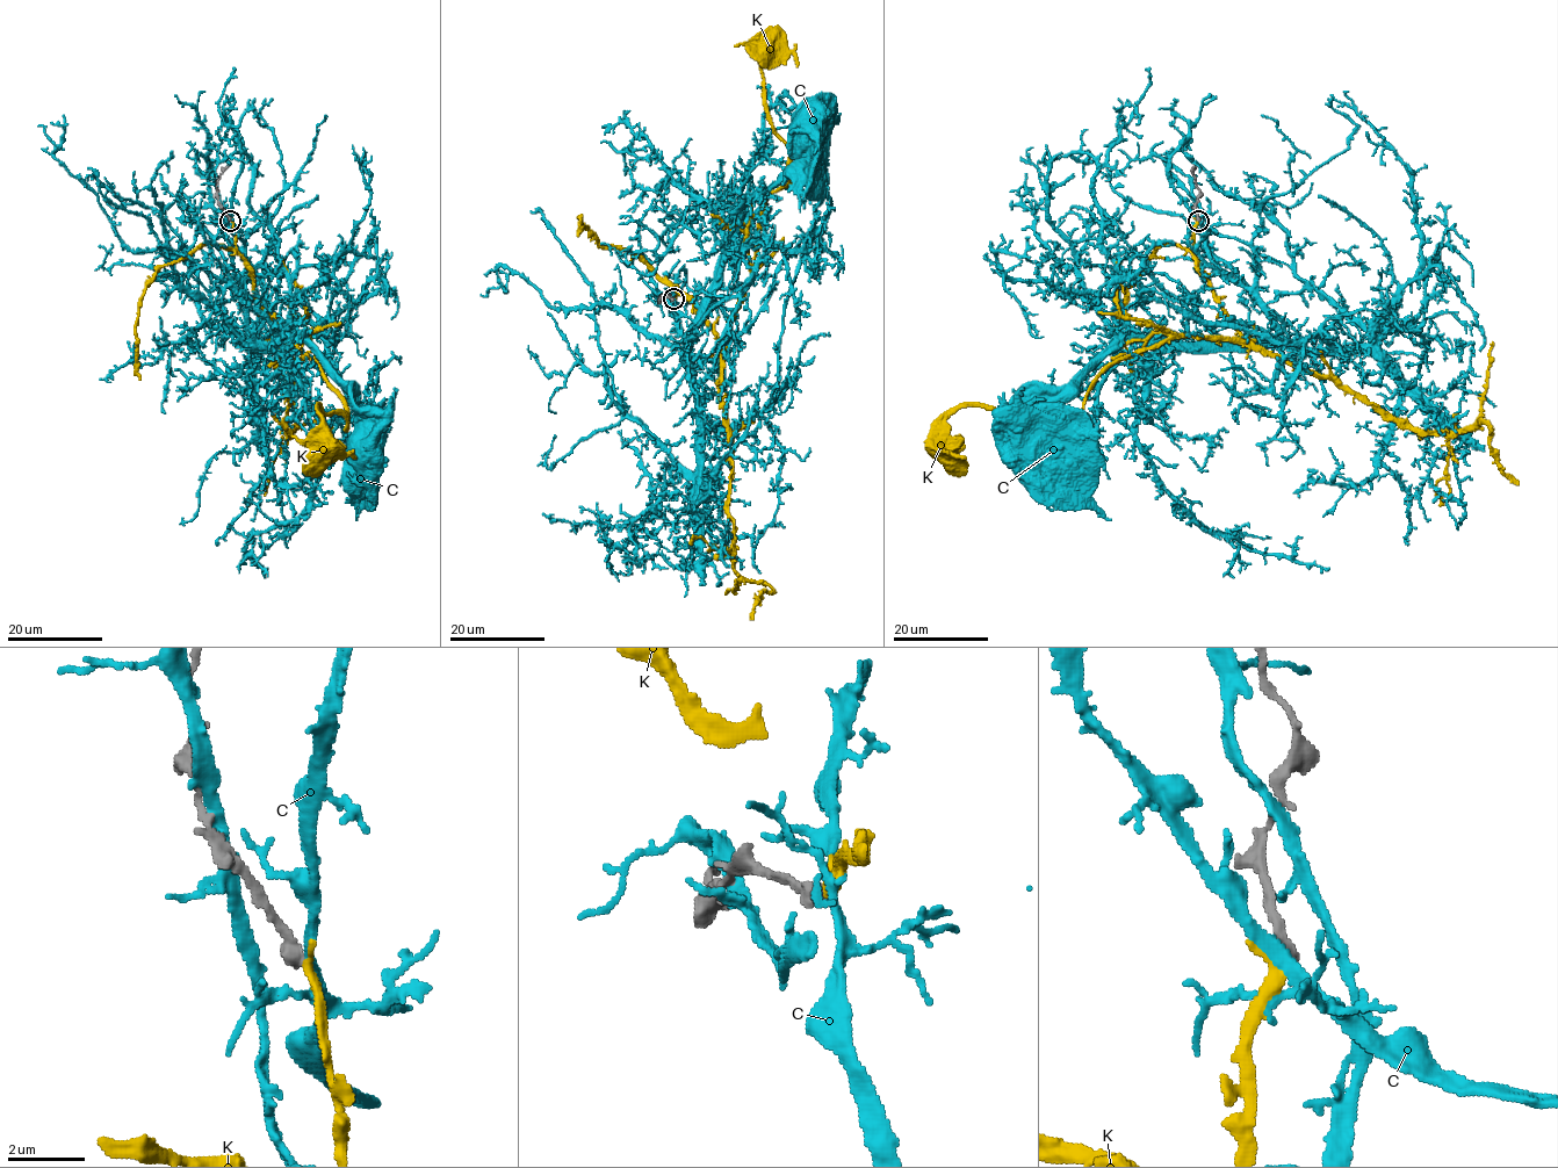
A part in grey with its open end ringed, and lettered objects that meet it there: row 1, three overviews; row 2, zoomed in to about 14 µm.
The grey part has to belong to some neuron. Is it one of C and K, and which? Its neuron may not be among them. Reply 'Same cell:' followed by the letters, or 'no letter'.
Same cell: K

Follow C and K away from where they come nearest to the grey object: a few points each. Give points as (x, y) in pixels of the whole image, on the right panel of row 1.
C: (1198, 220), (1252, 249), (1257, 298), (1276, 333), (1230, 343), (1116, 341), (1032, 405), (1028, 433), (1034, 437)
K: (1198, 220), (1194, 253), (1239, 338), (1174, 337), (1112, 361), (1067, 429), (961, 405), (944, 445)

